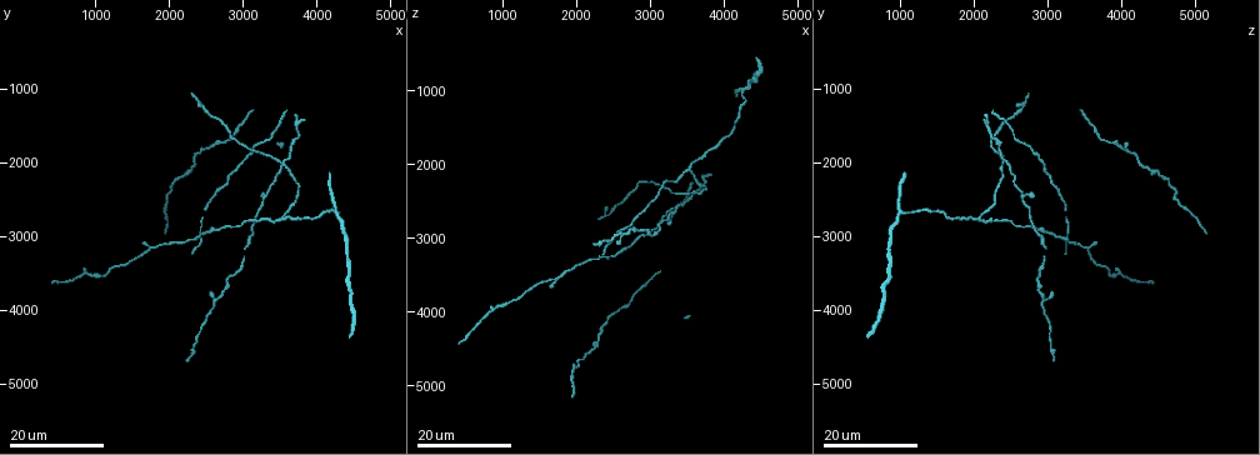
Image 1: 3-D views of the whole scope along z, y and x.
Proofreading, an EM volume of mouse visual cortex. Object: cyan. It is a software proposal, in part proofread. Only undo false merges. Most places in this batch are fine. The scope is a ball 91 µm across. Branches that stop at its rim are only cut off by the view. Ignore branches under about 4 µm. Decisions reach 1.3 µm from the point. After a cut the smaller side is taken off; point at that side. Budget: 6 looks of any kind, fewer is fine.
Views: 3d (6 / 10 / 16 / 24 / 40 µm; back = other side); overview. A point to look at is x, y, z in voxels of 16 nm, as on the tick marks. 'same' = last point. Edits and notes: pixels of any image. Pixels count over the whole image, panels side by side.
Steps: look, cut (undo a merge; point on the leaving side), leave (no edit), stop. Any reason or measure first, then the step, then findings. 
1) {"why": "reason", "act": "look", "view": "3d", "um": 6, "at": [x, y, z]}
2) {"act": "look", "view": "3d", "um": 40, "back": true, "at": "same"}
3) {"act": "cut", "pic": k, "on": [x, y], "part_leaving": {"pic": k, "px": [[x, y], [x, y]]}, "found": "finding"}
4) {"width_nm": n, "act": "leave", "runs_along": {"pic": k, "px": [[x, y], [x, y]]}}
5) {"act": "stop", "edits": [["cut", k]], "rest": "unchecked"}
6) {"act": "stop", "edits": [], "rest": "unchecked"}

{"why": "branch point", "act": "look", "view": "3d", "um": 16, "at": [3500, 2750, 2050]}

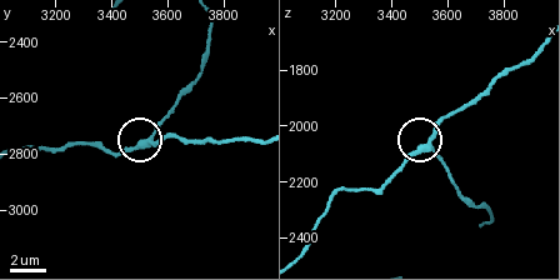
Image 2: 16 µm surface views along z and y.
{"act": "look", "view": "3d", "um": 10, "at": [3540, 2750, 2070]}

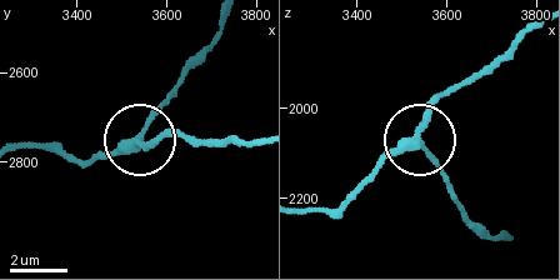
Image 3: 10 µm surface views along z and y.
{"side_arm_um": 55, "arms": 3, "act": "leave", "found": "one cell here"}

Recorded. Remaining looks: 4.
{"why": "four-way junction", "act": "look", "view": "3d", "um": 24, "at": [3550, 2000, 2350]}

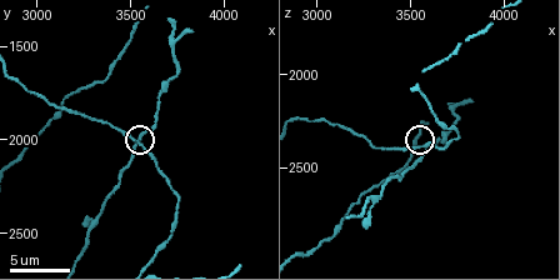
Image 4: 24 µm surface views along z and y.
{"act": "look", "view": "3d", "um": 6, "at": [3520, 2000, 2400]}

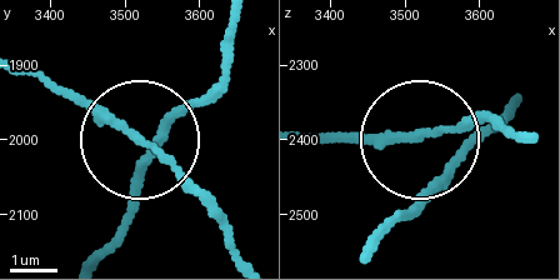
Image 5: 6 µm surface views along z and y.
{"act": "leave", "runs_along": {"pic": 5, "px": [[241, 249], [158, 153], [41, 74]]}, "found": "continuous, no second cell"}

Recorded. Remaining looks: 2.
{"why": "looks like a crossing", "act": "look", "view": "3d", "um": 16, "at": [2350, 3000, 3200]}

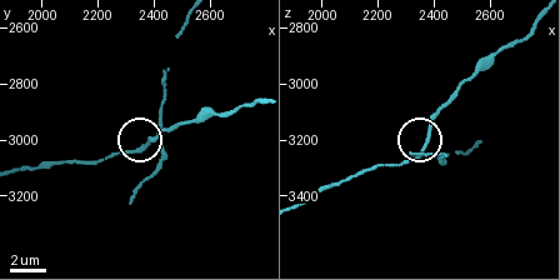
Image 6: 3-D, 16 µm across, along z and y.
{"act": "look", "view": "3d", "um": 10, "at": [2370, 3030, 3230]}

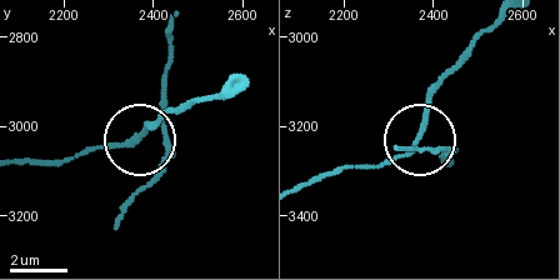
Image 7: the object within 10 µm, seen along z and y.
{"act": "leave", "runs_along": {"pic": 7, "px": [[228, 88], [178, 106], [140, 138], [93, 145], [65, 159]]}, "found": "continuous, no second cell"}

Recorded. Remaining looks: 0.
{"act": "stop", "edits": [], "rest": "unchecked"}

